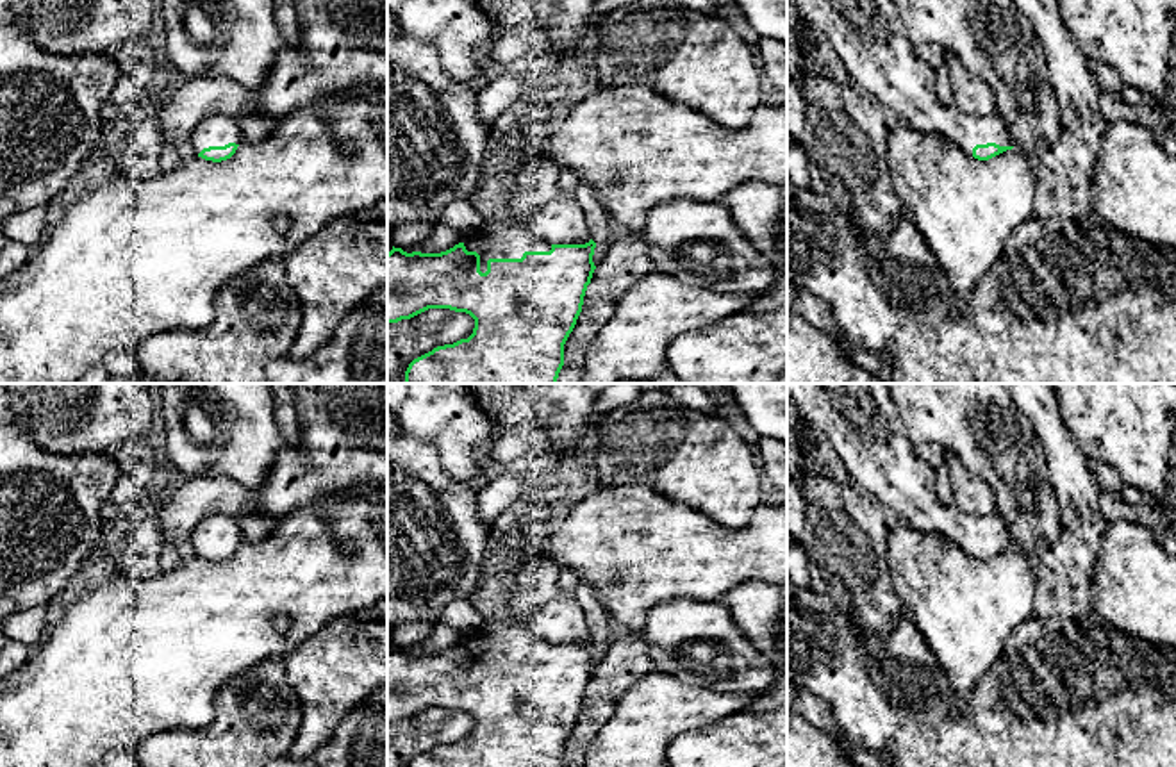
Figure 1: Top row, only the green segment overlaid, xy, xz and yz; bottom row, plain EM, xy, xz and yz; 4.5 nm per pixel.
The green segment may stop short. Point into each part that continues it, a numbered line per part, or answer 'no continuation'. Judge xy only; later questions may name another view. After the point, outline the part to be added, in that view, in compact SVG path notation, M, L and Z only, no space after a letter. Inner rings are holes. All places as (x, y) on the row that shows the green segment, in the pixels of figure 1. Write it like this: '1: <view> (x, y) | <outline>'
1: xy (215, 131) | M221 114L203 118L189 136L195 155L209 146L225 146L228 143L241 144L241 141L243 134L237 120Z

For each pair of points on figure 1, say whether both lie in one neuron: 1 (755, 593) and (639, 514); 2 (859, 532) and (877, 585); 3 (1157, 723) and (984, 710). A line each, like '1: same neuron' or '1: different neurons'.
1: different neurons
2: same neuron
3: same neuron

